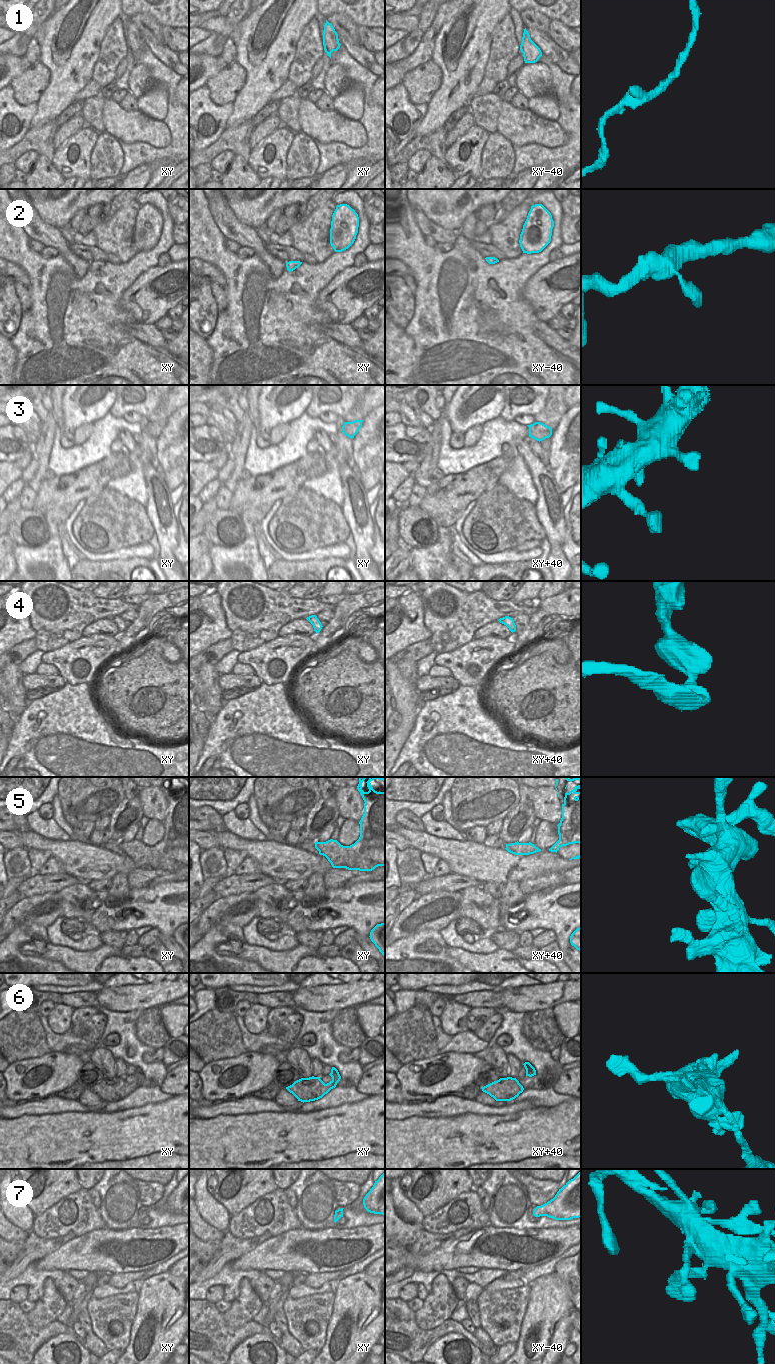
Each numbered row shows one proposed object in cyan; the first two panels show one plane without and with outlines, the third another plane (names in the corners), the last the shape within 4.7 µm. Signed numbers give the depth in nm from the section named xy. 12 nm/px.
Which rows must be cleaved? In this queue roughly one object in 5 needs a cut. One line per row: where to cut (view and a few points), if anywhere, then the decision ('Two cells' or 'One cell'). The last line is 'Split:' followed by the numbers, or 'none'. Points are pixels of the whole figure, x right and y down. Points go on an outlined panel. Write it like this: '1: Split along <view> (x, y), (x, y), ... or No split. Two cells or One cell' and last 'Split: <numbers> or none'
1: No split. One cell
2: No split. One cell
3: No split. One cell
4: No split. One cell
5: No split. One cell
6: No split. One cell
7: No split. One cell
Split: none.

